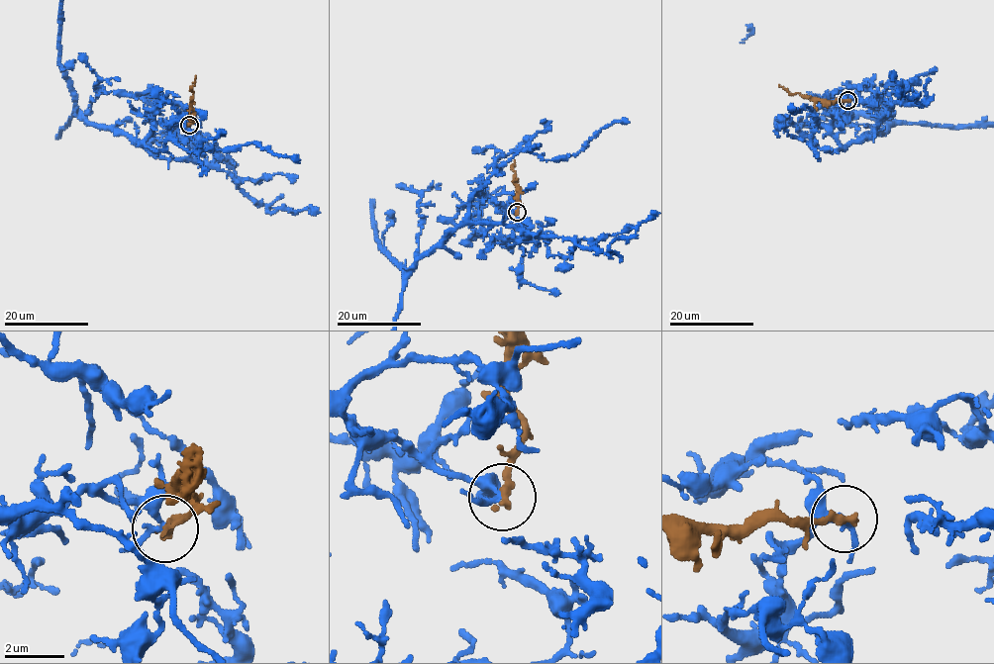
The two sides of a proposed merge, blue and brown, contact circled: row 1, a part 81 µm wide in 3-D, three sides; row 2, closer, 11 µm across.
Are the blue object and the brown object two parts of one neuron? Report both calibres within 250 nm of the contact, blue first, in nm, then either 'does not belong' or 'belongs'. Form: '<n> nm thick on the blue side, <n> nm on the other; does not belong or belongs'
200 nm thick on the blue side, 280 nm on the other; does not belong

